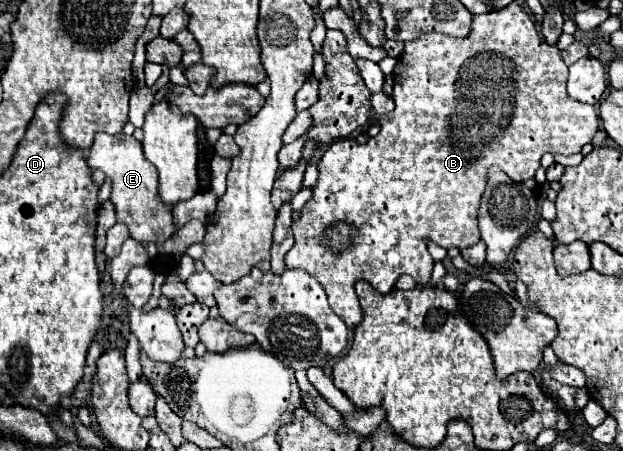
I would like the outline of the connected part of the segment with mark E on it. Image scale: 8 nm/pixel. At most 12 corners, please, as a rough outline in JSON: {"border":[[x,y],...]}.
{"border":[[97,133],[91,171],[111,181],[117,221],[135,241],[173,235],[157,169],[133,135]]}

